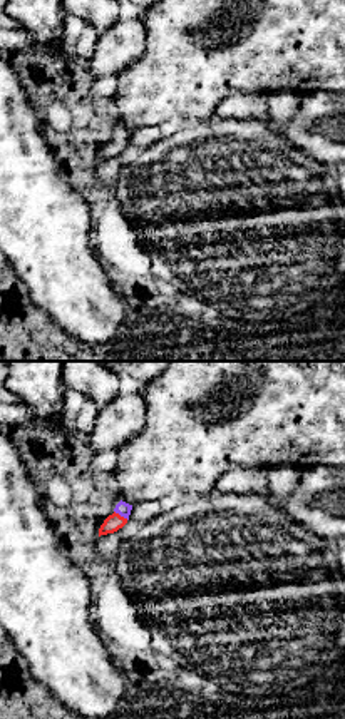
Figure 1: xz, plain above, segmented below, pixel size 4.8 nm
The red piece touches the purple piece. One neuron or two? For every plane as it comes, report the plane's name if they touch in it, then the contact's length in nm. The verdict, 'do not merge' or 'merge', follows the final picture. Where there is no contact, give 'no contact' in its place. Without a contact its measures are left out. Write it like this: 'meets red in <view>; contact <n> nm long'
meets red in xz; contact 80 nm long

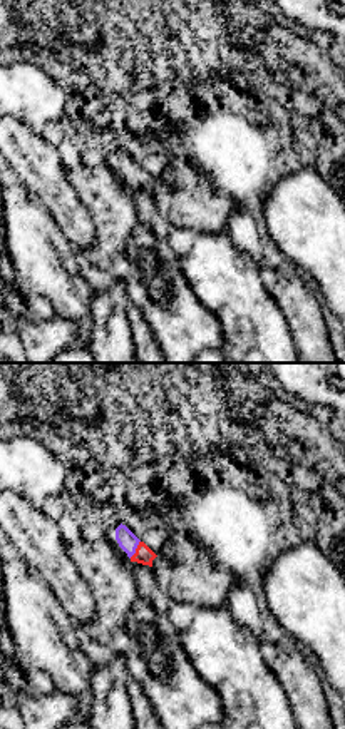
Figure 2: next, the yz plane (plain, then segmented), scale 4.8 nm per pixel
meets red in yz; contact 100 nm long

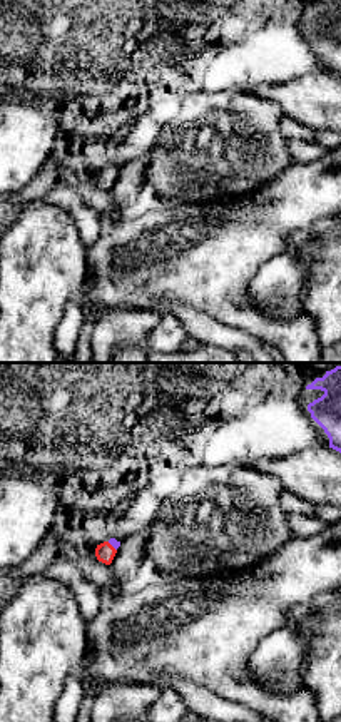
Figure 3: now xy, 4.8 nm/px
meets red in xy; contact 60 nm long

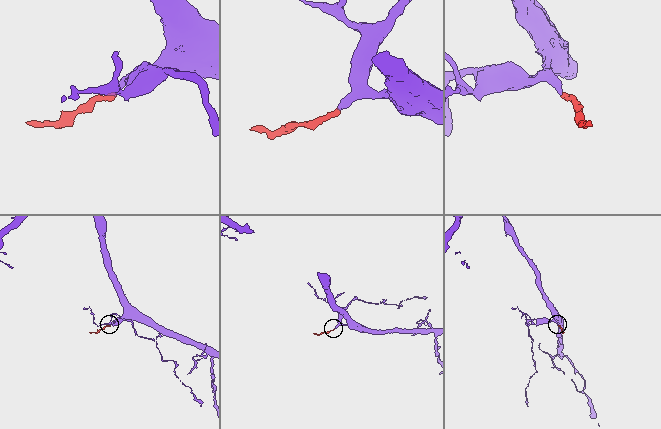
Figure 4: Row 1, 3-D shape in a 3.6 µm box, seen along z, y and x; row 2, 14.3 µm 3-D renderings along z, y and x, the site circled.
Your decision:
merge

